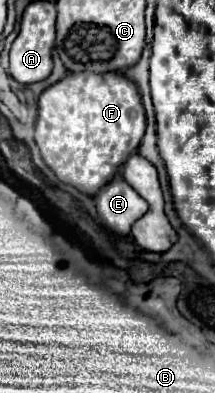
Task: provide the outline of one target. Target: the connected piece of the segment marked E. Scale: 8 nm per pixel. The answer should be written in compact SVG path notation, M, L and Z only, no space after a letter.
M120 174L114 176L114 180L106 184L94 200L104 226L122 236L130 234L132 224L148 210L146 200Z

